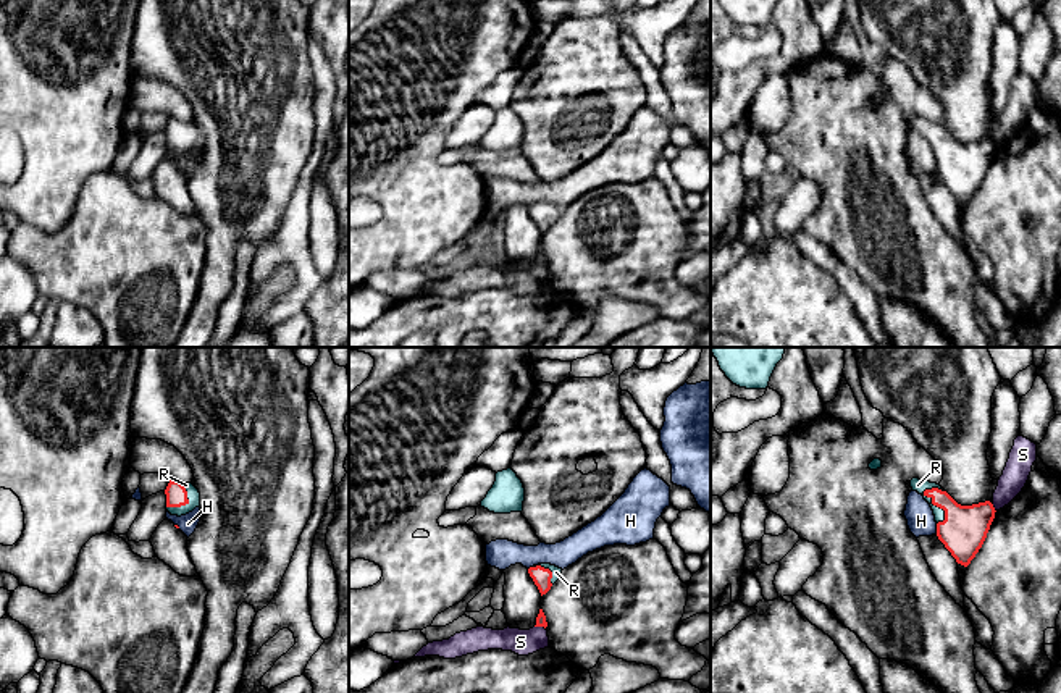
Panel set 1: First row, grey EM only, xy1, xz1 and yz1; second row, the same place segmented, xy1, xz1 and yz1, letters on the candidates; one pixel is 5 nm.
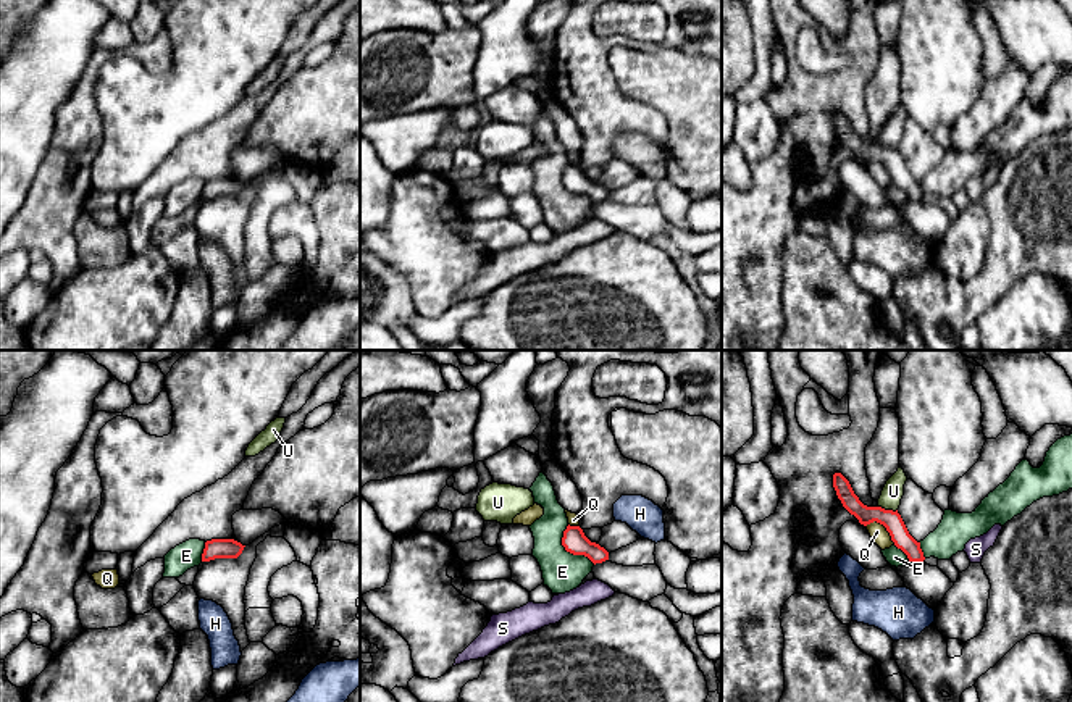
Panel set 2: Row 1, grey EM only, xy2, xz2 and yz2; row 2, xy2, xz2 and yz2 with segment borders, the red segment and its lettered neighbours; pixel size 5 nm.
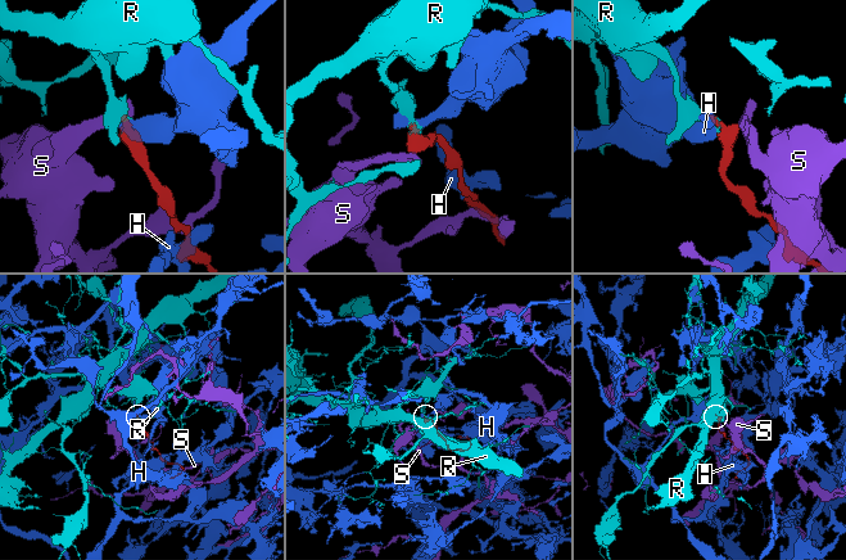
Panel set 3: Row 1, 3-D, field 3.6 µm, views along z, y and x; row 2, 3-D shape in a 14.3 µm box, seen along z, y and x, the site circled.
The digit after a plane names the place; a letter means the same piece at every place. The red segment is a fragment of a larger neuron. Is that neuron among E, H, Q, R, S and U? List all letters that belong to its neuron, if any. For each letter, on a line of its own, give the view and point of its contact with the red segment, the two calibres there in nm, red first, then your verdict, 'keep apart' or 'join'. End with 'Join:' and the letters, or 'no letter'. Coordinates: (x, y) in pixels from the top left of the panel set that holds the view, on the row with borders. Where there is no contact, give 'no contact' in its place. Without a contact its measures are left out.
E: xz2 (569, 551) | 120/200 nm | keep apart
H: yz1 (937, 529) | 220/140 nm | keep apart
Q: yz2 (883, 525) | 100/90 nm | keep apart
R: yz1 (935, 504) | 220/70 nm | join
S: yz1 (993, 508) | 220/130 nm | keep apart
U: yz2 (888, 510) | 100/110 nm | keep apart
Join: R

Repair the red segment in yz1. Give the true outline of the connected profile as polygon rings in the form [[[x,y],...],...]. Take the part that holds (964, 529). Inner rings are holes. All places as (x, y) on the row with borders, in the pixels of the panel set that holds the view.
[[[919,478],[911,480],[911,488],[930,504],[938,540],[958,564],[967,567],[982,548],[995,519],[993,504],[985,501],[961,506],[940,485]]]

